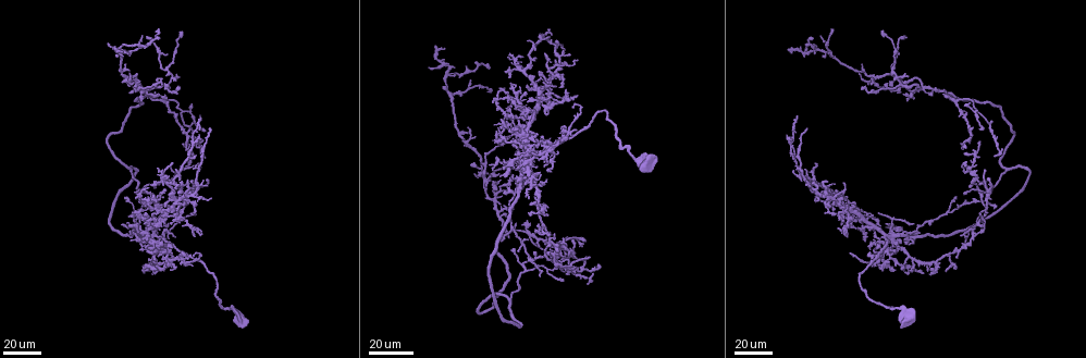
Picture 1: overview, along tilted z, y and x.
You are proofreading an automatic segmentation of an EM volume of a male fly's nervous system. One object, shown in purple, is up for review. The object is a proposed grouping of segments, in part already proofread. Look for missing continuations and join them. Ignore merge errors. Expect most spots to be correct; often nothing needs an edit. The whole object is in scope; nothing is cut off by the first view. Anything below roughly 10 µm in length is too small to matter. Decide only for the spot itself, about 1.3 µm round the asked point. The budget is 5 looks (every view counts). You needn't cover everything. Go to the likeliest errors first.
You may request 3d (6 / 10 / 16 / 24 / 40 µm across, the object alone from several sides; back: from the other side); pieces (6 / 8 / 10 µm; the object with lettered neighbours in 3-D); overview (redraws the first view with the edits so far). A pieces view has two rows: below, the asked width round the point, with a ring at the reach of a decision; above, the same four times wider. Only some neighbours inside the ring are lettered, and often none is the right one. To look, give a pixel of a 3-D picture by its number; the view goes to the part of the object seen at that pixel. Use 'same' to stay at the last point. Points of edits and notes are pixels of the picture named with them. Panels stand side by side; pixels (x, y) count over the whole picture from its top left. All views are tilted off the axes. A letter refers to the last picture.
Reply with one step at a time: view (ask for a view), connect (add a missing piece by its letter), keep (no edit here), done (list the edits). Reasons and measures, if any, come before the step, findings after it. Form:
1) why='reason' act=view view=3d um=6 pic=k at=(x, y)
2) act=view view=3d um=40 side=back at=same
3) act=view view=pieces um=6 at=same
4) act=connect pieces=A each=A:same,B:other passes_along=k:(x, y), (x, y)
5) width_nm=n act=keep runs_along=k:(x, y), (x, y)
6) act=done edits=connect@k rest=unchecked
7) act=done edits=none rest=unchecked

why='free end' act=view view=3d um=40 pic=1 at=(211, 127)

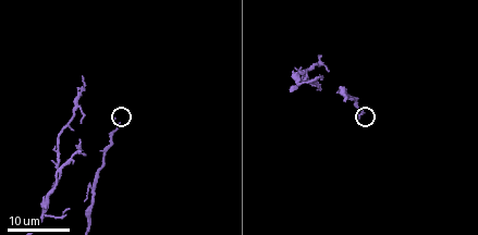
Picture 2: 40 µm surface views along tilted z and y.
why='what lies round it' act=view view=pieces um=10 pic=2 at=(114, 117)

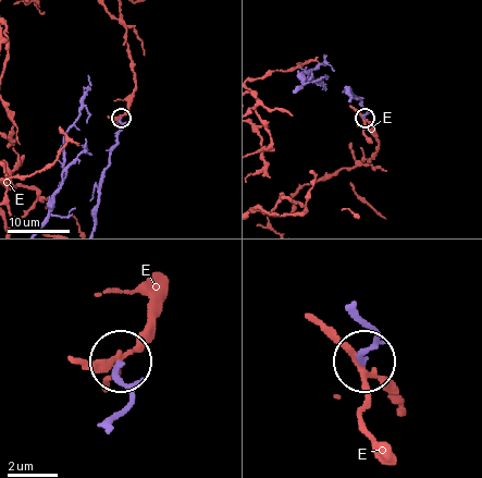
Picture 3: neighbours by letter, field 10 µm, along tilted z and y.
act=keep each=E:other runs_along=3:(110, 429), (130, 399), (120, 364) found='none of them fits'

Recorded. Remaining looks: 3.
why='end of a long branch' act=view view=3d um=40 pic=1 at=(188, 180)

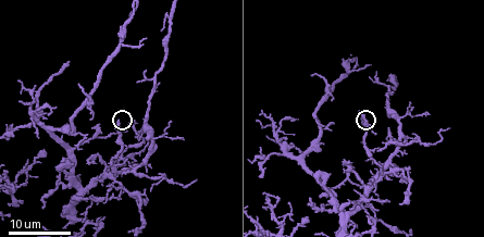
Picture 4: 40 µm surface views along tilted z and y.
act=view view=pieces um=6 pic=4 at=(116, 118)

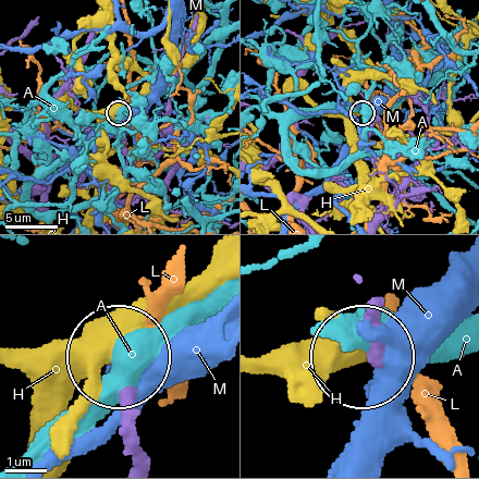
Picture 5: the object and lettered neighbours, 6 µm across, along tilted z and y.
act=keep each=A:other,H:other,L:other,M:other found='no lettered piece goes on from it'

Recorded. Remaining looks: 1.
act=done edits=none rest=unchecked

